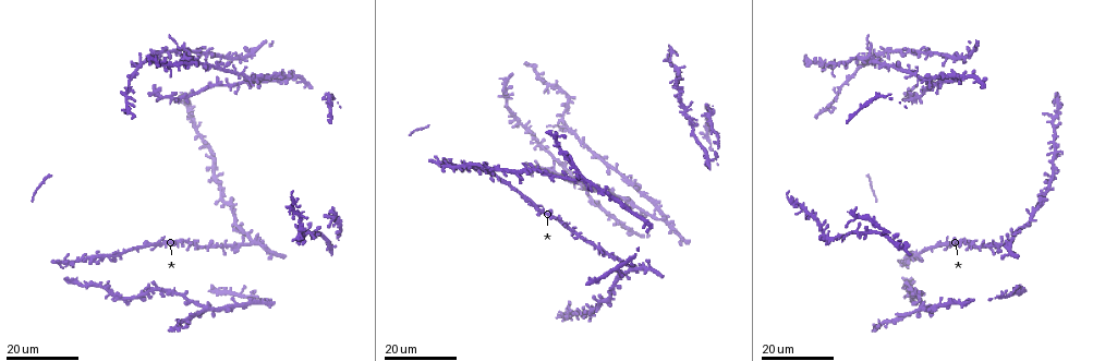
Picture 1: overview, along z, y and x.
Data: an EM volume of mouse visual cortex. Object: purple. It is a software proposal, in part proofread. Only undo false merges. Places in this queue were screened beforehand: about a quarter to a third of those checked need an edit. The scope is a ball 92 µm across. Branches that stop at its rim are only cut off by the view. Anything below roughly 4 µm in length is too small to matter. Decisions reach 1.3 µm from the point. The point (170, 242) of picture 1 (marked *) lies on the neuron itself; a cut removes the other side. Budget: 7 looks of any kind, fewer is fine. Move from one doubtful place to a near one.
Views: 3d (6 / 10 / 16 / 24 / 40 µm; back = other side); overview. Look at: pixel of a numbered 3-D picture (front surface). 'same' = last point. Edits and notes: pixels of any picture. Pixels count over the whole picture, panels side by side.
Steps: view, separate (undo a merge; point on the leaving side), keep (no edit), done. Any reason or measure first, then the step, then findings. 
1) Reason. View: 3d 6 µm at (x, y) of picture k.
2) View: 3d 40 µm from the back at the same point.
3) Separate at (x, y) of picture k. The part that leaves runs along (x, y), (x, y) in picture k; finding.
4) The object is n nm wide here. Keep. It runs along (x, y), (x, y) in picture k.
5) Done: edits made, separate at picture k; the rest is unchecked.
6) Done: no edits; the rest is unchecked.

Two arms at a narrow angle. View: 3d 24 µm at (549, 86) of picture 1.

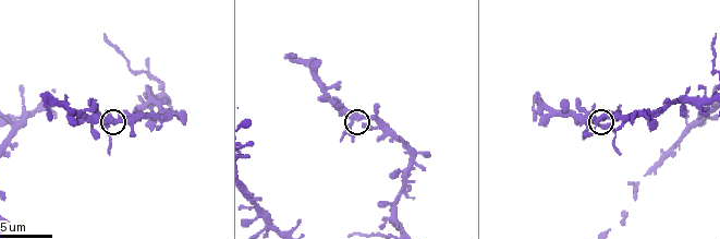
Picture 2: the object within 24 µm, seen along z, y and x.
Closer look. View: 3d 10 µm at (108, 120) of picture 2.

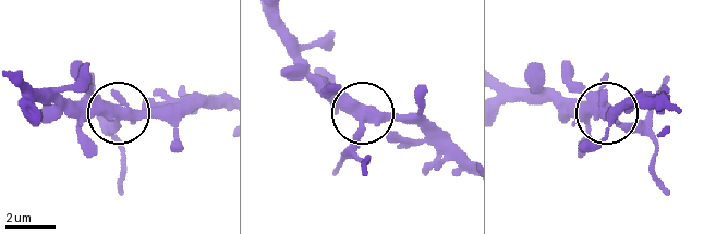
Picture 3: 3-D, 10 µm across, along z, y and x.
5 arms meet here. Separate at (350, 157) of picture 3. Two neurons meet here.

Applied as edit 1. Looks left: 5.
Thin arm on a thick one. View: 3d 10 µm at (159, 92) of picture 2.

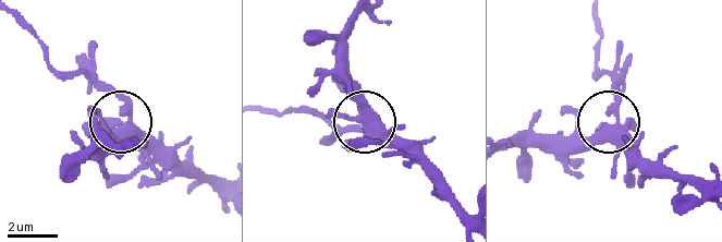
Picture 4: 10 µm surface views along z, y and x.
4 arms meet here. Separate at (110, 87) of picture 4. The part that leaves runs along (127, 118), (121, 101), (52, 63), (21, 20) in picture 4; a second neuron is stuck on.

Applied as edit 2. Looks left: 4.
Three-way junction. View: 3d 16 µm at (253, 243) of picture 1.

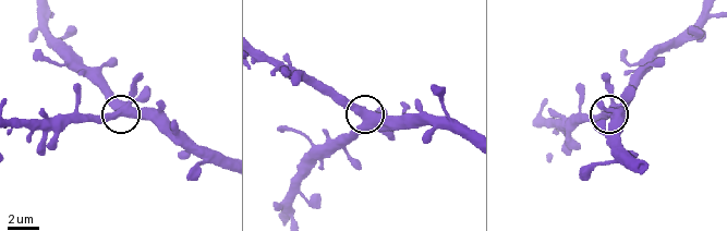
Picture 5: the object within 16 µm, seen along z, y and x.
Closer look. View: 3d 6 µm at (369, 110) of picture 5.

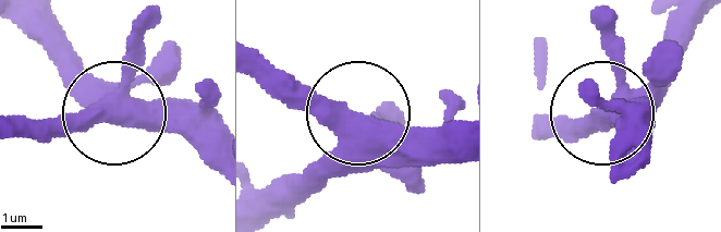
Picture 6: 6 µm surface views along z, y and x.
The object is 420 nm wide here. Keep. Continuous, no second neuron.

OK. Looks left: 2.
Done: edits made, separate at picture 3, separate at picture 4; the rest is unchecked.

